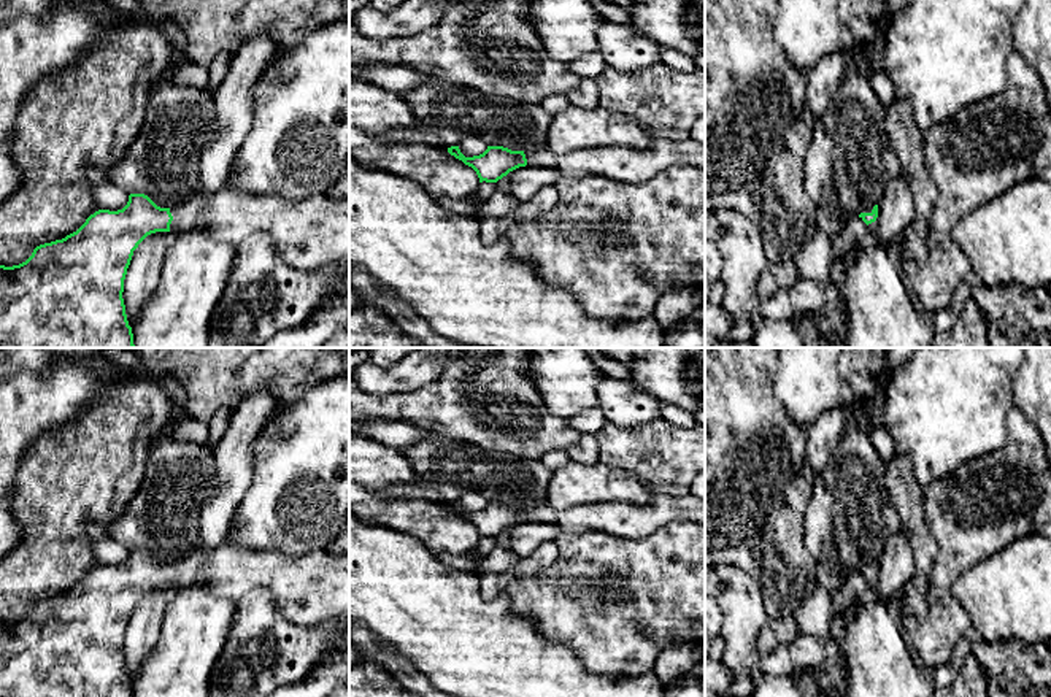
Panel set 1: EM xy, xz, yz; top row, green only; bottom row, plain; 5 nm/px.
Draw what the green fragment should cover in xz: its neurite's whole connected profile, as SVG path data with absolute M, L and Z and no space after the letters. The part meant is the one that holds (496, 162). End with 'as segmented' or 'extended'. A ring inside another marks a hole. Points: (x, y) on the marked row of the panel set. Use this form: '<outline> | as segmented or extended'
M654 138L646 149L602 148L567 154L556 154L546 146L530 146L526 151L487 146L483 154L473 157L465 157L459 146L448 148L448 152L472 167L479 183L497 183L526 165L556 168L560 176L605 176L627 184L641 184L675 164L705 168L705 146L691 138Z | extended

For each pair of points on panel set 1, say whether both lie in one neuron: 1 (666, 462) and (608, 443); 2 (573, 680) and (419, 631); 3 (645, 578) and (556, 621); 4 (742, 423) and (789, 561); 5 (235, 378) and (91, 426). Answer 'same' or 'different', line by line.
1: same
2: same
3: same
4: same
5: different

